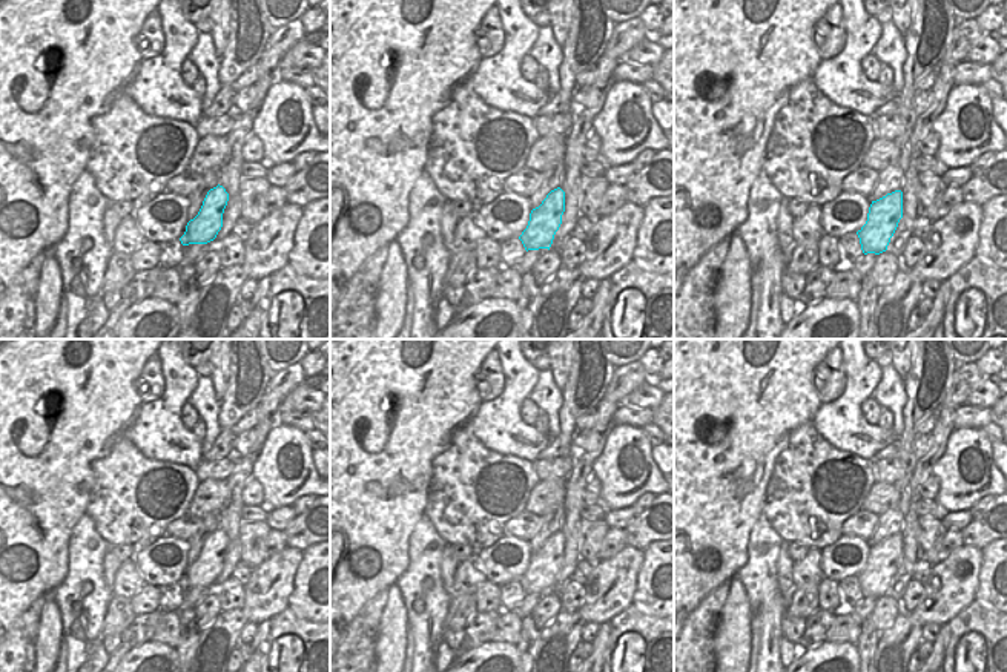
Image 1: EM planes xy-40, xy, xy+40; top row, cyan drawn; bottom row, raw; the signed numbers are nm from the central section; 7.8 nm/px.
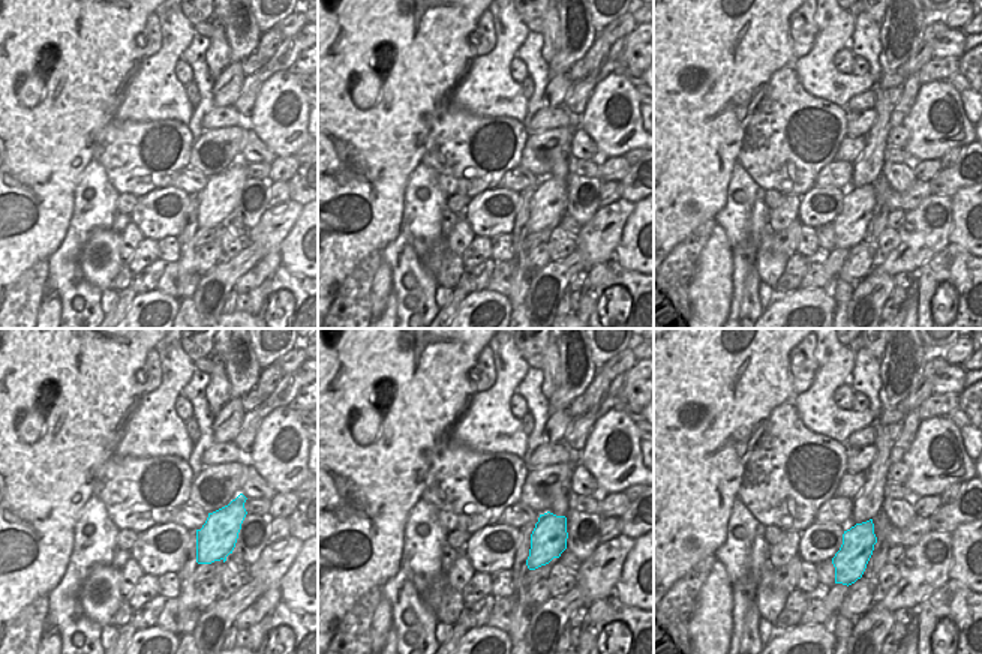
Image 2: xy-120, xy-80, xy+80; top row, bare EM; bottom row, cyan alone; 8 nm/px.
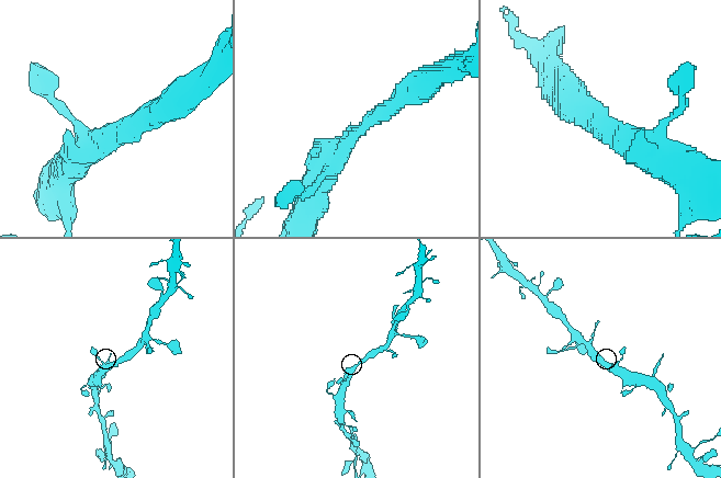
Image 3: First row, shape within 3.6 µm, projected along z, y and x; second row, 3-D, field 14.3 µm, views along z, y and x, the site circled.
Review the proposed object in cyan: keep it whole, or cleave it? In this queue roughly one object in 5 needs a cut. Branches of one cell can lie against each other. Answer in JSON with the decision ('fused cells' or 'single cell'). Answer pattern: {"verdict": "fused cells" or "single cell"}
{"verdict": "single cell"}

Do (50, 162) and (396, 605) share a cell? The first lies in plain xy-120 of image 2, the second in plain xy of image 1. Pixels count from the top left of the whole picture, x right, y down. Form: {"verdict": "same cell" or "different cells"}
{"verdict": "different cells"}

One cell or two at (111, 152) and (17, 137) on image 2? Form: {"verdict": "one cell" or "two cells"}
{"verdict": "two cells"}

